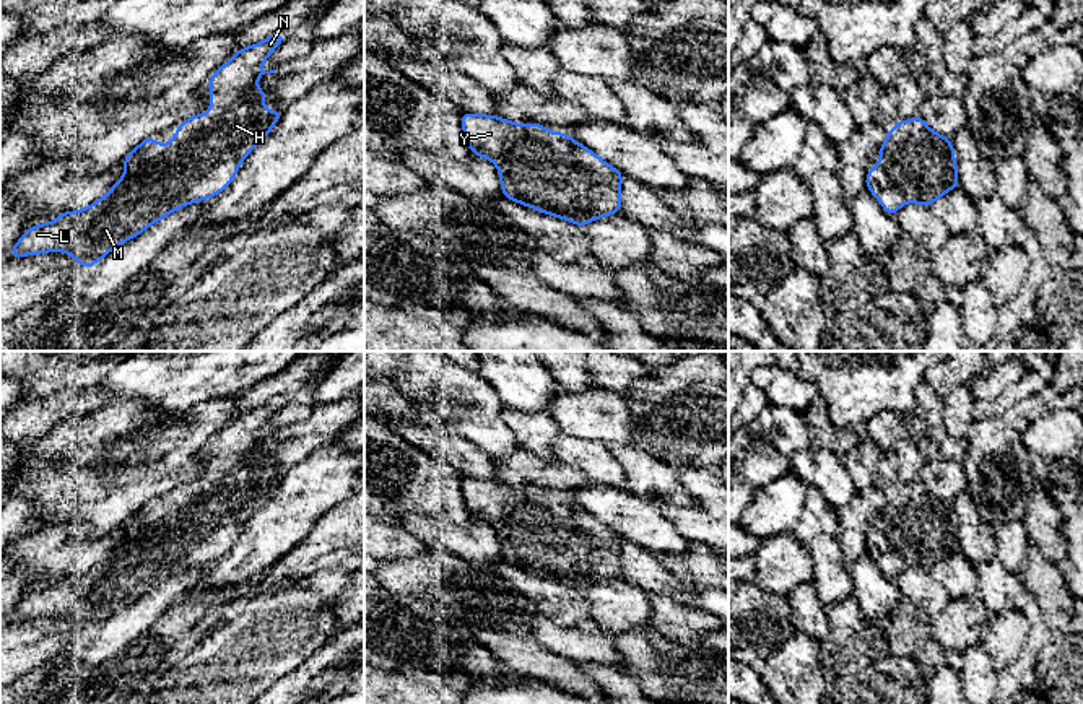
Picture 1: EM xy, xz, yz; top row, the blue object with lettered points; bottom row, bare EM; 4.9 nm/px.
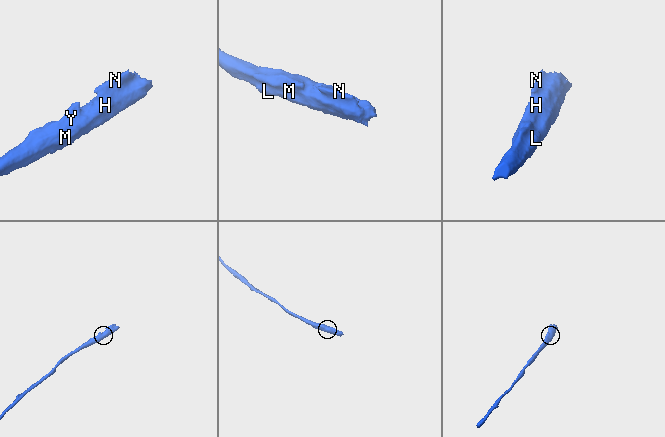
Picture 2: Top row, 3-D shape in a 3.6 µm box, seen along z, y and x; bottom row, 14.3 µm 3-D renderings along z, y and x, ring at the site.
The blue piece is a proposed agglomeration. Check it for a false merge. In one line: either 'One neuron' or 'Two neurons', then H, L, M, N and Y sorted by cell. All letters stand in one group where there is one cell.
One neuron. Groups: H L M N Y

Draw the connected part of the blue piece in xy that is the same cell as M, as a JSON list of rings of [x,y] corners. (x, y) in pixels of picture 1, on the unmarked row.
[[[275,397],[262,406],[239,413],[224,429],[215,434],[208,444],[208,476],[195,478],[179,488],[169,509],[164,506],[158,509],[153,499],[145,502],[122,524],[125,535],[106,559],[83,574],[60,577],[55,584],[46,589],[33,589],[23,597],[8,619],[18,623],[47,616],[67,616],[76,624],[78,629],[89,634],[117,610],[137,602],[145,593],[166,582],[169,577],[174,577],[185,569],[213,563],[229,551],[242,525],[272,496],[273,489],[283,480],[283,475],[268,475],[263,472],[267,457],[257,450],[257,445],[265,437],[275,437],[275,434],[263,436],[262,428],[285,403],[286,400],[283,397]]]

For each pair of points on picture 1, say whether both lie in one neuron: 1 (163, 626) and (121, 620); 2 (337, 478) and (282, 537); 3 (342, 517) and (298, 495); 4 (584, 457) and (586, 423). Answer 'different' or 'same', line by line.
1: different
2: same
3: different
4: different

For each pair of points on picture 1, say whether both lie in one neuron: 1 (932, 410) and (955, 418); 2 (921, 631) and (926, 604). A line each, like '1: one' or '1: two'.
1: two
2: two

